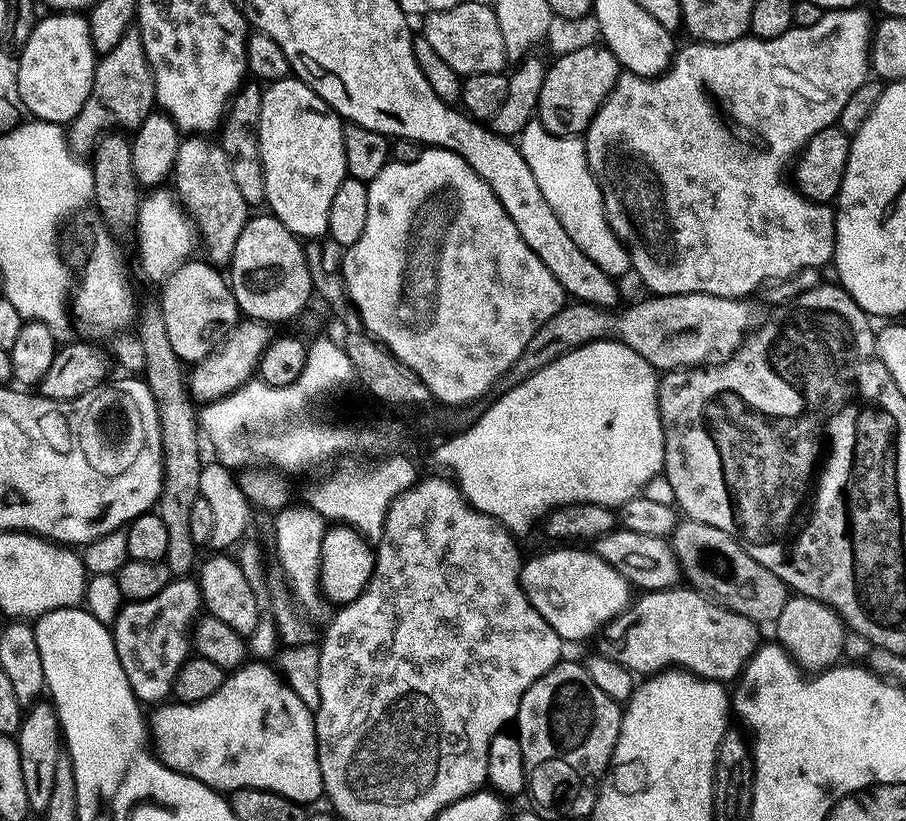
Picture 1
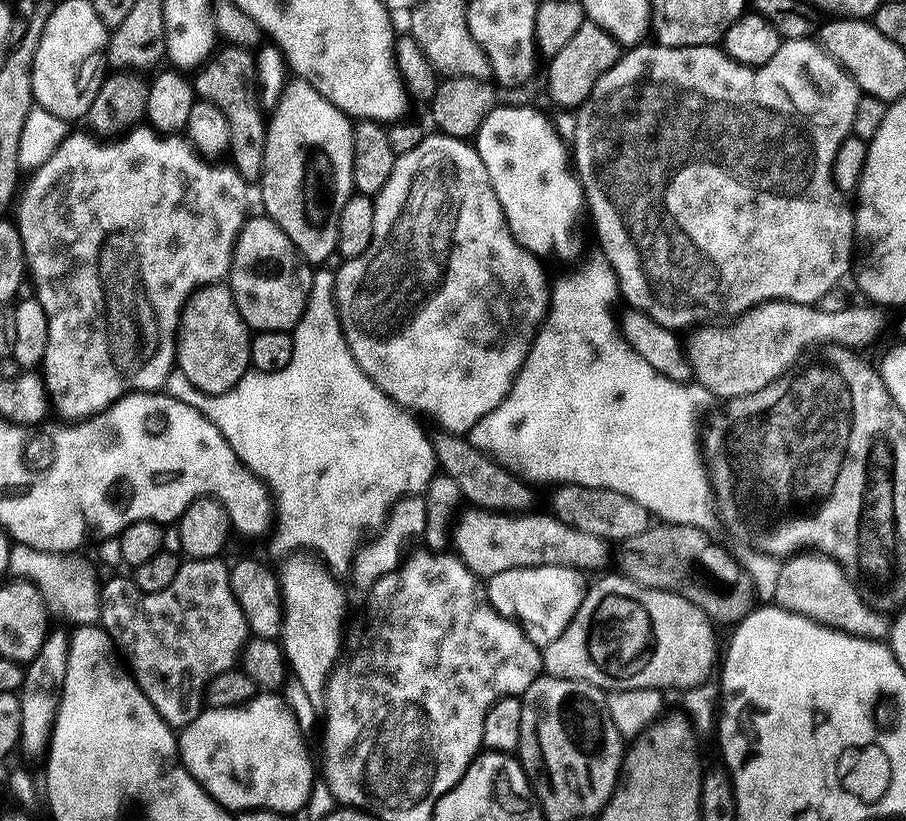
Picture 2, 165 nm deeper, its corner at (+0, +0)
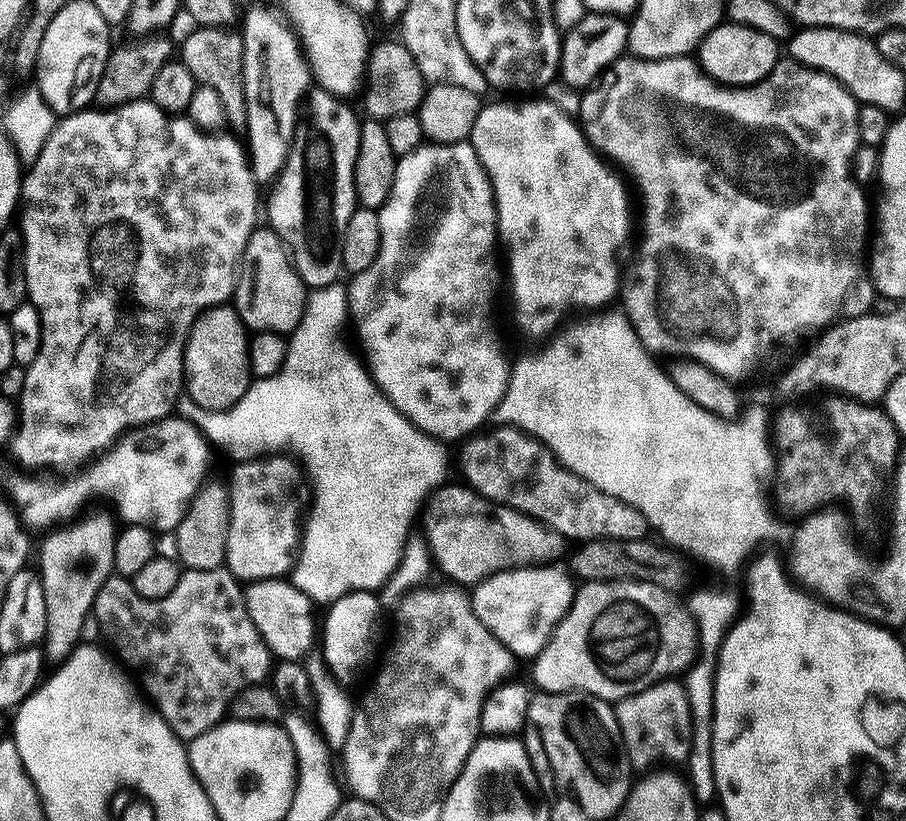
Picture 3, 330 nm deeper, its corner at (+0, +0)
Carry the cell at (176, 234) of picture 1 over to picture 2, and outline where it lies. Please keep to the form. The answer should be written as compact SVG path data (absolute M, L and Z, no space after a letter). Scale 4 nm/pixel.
M137 126L137 127L135 127L135 128L133 128L133 129L132 129L132 131L131 131L131 132L129 132L129 133L127 133L127 134L126 134L126 135L124 135L124 136L122 136L122 137L121 137L121 138L118 138L118 139L115 139L115 140L114 140L114 141L113 141L113 142L101 142L101 141L100 141L100 140L99 140L99 139L97 139L97 137L96 137L96 136L95 136L95 135L92 135L92 134L89 134L89 133L88 133L88 132L87 132L87 131L84 131L84 132L85 132L85 133L84 133L84 132L76 132L76 133L75 133L75 132L76 132L76 131L73 131L73 132L72 132L72 133L71 133L71 134L69 134L69 135L67 135L67 136L66 136L66 137L65 137L65 139L64 139L64 140L63 140L63 141L62 141L62 143L61 143L61 145L60 145L60 146L58 146L58 148L57 148L57 149L56 149L56 150L54 150L54 154L51 154L51 155L50 155L50 158L49 158L49 160L48 160L48 161L47 161L47 162L46 162L46 163L44 163L44 164L43 164L43 165L41 165L41 166L40 166L40 167L39 167L39 168L37 168L37 169L36 169L36 170L35 170L35 171L33 171L33 172L32 172L32 173L31 173L31 176L30 176L30 178L32 178L32 181L30 181L30 182L29 182L29 184L28 184L28 186L27 186L27 187L26 187L26 188L25 188L25 190L24 190L24 194L23 194L23 190L22 190L22 193L21 193L21 194L20 194L20 195L19 195L19 198L18 198L18 202L19 202L19 200L20 200L20 220L19 220L19 219L18 219L18 227L19 227L19 229L20 229L20 237L21 237L21 238L22 238L22 242L23 242L23 243L24 243L24 259L25 259L25 261L26 261L26 272L27 272L27 275L28 275L28 276L29 276L29 277L30 277L30 284L33 284L33 286L34 286L34 287L36 287L36 292L34 292L34 296L35 296L35 299L37 299L37 300L39 300L39 301L40 301L40 305L41 305L41 306L42 306L42 310L46 310L46 322L47 322L47 323L48 323L48 325L49 325L49 326L50 326L50 338L49 338L49 339L48 339L48 342L47 342L47 344L46 344L46 354L45 354L45 355L44 355L44 362L43 362L43 365L42 365L42 375L43 375L43 378L44 378L44 380L45 380L45 383L46 383L46 384L47 384L47 386L48 386L48 390L49 390L49 393L50 393L50 398L51 398L51 401L52 401L52 402L53 402L53 403L54 403L54 408L55 408L55 411L56 411L56 408L57 408L57 410L58 410L58 411L60 411L60 412L61 412L61 414L62 414L62 415L64 415L64 416L61 416L61 417L64 417L64 418L87 418L87 417L89 417L89 416L94 416L94 415L96 415L96 413L98 413L98 412L101 412L101 410L103 410L103 408L109 408L109 406L111 406L111 405L112 405L112 403L113 403L113 402L115 402L115 400L121 400L121 398L122 398L122 397L124 397L124 396L126 396L126 395L128 395L128 393L130 393L130 392L154 392L154 391L157 391L157 390L160 390L160 389L163 389L163 387L164 387L164 382L165 382L165 380L166 380L166 378L167 378L167 377L168 377L168 375L169 375L169 374L170 374L170 373L171 373L171 372L172 372L172 370L173 370L173 367L174 367L174 365L175 365L175 362L176 362L176 338L177 338L177 335L178 335L178 329L179 329L179 327L180 327L180 313L181 313L181 312L183 312L183 310L184 310L184 303L186 303L186 302L187 302L187 300L188 300L188 298L189 298L189 296L191 296L191 295L192 295L192 293L193 293L193 292L195 292L195 291L196 291L196 289L198 289L198 288L202 288L202 287L204 287L204 285L206 285L206 284L215 284L215 283L217 283L217 282L220 282L220 281L223 281L223 280L224 280L224 279L225 279L225 277L227 277L227 276L228 276L228 275L229 275L229 272L230 272L230 269L231 269L231 267L232 267L232 251L233 251L233 250L234 250L234 246L235 246L235 245L236 245L236 239L237 239L237 238L238 238L238 234L239 234L239 233L240 233L240 227L241 227L241 226L243 226L243 225L244 225L244 221L245 221L245 219L246 219L246 213L244 213L244 199L246 199L246 198L247 198L247 196L248 196L248 192L250 192L250 188L249 188L249 185L247 185L247 184L245 184L245 182L244 182L244 180L243 180L243 178L242 178L242 177L241 177L241 176L239 176L239 175L238 175L238 174L237 174L237 172L236 172L236 169L235 169L235 168L233 168L233 167L231 167L231 166L225 166L225 168L218 168L218 167L216 167L216 166L214 166L214 165L212 165L212 164L215 164L215 163L212 163L212 162L209 162L209 161L208 161L208 160L207 160L207 159L205 159L205 157L203 157L203 156L201 156L201 155L200 155L200 153L199 153L199 152L197 152L197 151L196 151L196 149L195 149L195 148L193 148L193 147L192 147L192 145L191 145L191 143L189 143L189 141L188 141L188 140L187 140L187 139L184 139L184 138L181 138L181 137L180 137L180 136L179 136L179 135L176 135L176 134L161 134L161 133L159 133L159 132L157 132L157 131L156 131L156 129L155 129L155 128L153 128L153 127L151 127L151 126Z

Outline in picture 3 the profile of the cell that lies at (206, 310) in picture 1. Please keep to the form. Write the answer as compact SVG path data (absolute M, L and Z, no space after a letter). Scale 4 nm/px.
M218 304L215 308L207 308L194 322L184 347L184 388L187 399L192 400L198 408L207 412L224 412L246 394L254 377L248 368L249 329L245 328L242 318L236 313L235 307Z

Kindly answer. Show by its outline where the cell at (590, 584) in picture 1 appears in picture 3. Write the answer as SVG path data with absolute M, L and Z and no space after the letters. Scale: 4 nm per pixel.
M541 566L487 576L471 589L470 599L482 626L512 651L513 657L535 658L552 637L556 623L570 610L573 595L573 577L563 567Z

